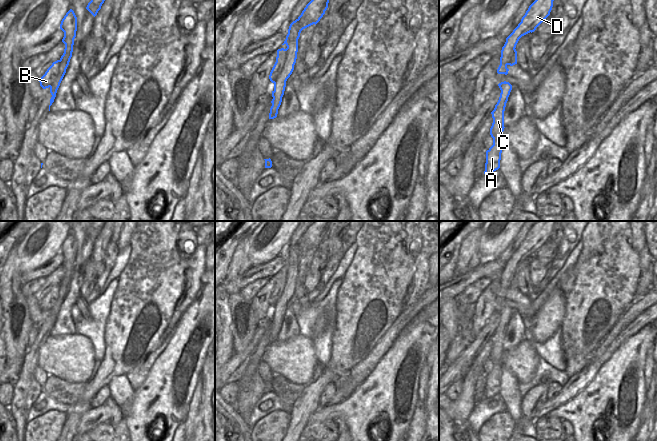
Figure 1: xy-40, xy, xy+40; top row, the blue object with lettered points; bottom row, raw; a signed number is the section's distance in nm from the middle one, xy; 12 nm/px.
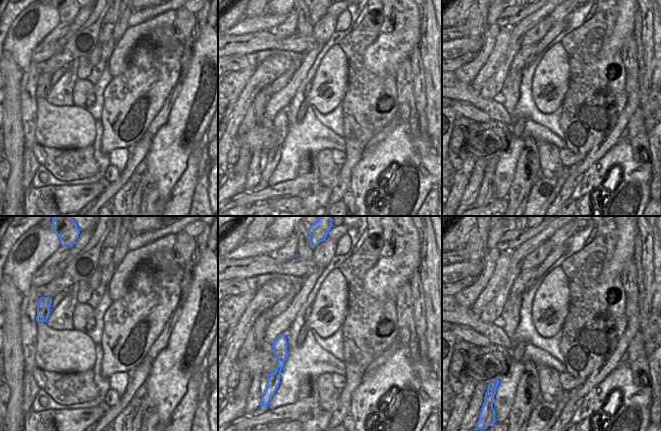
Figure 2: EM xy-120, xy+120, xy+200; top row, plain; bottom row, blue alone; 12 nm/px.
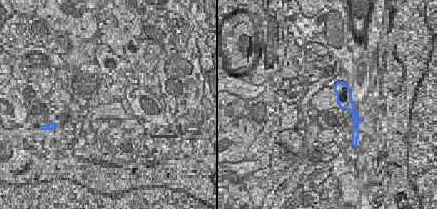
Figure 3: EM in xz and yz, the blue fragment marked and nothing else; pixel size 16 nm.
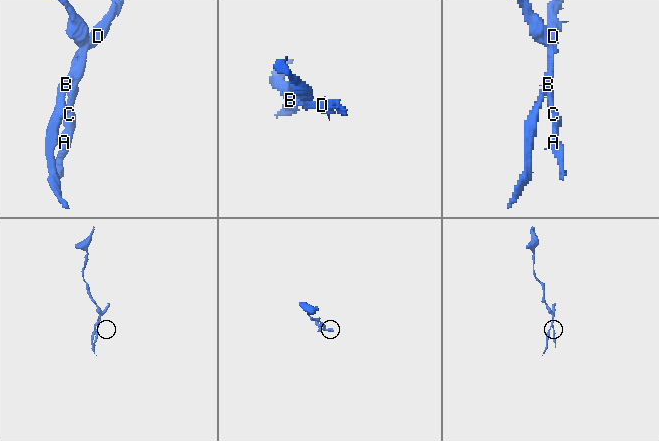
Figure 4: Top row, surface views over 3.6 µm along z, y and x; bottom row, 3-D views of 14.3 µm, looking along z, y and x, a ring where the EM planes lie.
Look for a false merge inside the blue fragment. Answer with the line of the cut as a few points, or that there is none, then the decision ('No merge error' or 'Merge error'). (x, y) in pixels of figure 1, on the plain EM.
Split along xy (288, 257), (289, 269), (286, 272), (284, 292), (273, 306). Merge error.

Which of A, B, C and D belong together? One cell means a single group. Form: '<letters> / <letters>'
A C / B D

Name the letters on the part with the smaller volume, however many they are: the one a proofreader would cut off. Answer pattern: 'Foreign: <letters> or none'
Foreign: B, D.

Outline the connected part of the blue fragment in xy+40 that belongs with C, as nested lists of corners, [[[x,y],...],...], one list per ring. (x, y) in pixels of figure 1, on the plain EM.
[[[501,306],[498,308],[501,317],[494,334],[491,336],[493,347],[490,352],[490,359],[493,362],[493,369],[486,375],[486,387],[484,398],[492,398],[500,392],[500,384],[503,366],[501,359],[504,355],[504,335],[508,321],[512,314],[512,309],[509,306]]]

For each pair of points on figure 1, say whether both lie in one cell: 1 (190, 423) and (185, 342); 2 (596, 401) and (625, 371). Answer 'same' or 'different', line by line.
1: different
2: same

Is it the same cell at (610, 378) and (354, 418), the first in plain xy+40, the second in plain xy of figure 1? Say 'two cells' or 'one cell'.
one cell

